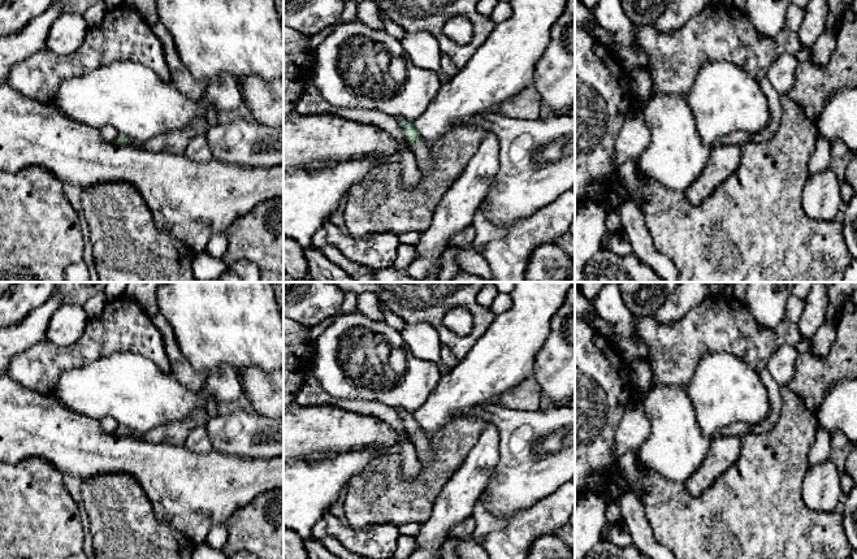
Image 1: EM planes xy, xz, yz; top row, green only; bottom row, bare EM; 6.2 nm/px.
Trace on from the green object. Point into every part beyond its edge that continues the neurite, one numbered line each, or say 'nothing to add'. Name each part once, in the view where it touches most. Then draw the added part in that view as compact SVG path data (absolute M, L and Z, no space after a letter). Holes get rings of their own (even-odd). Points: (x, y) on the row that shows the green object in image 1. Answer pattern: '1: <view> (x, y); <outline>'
1: xz (424, 160); M419 138L416 142L410 144L410 148L416 156L416 164L421 172L421 176L428 176L436 168L429 146Z

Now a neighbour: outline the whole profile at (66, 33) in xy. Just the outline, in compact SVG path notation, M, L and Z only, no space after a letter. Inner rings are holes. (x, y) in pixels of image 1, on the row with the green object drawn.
M64 12L51 25L46 49L60 56L72 55L81 47L87 31L88 26L82 14Z

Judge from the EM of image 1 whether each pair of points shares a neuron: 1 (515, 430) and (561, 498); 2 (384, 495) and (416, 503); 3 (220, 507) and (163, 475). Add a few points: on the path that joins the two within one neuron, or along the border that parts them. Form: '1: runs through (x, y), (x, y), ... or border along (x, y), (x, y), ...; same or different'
1: border along (561, 485), (531, 507); different
2: runs through (392, 499), (408, 501); same
3: runs through (206, 493), (190, 492), (177, 482); same

